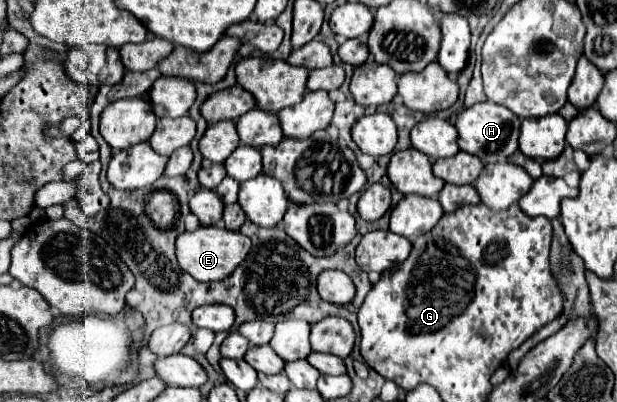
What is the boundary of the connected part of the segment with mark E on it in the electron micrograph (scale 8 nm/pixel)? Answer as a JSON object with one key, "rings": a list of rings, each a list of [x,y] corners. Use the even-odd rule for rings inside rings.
{"rings":[[[199,227],[197,231],[181,233],[177,237],[177,261],[197,281],[221,281],[229,277],[235,267],[247,257],[251,249],[251,239],[239,231],[229,231],[221,227]]]}

